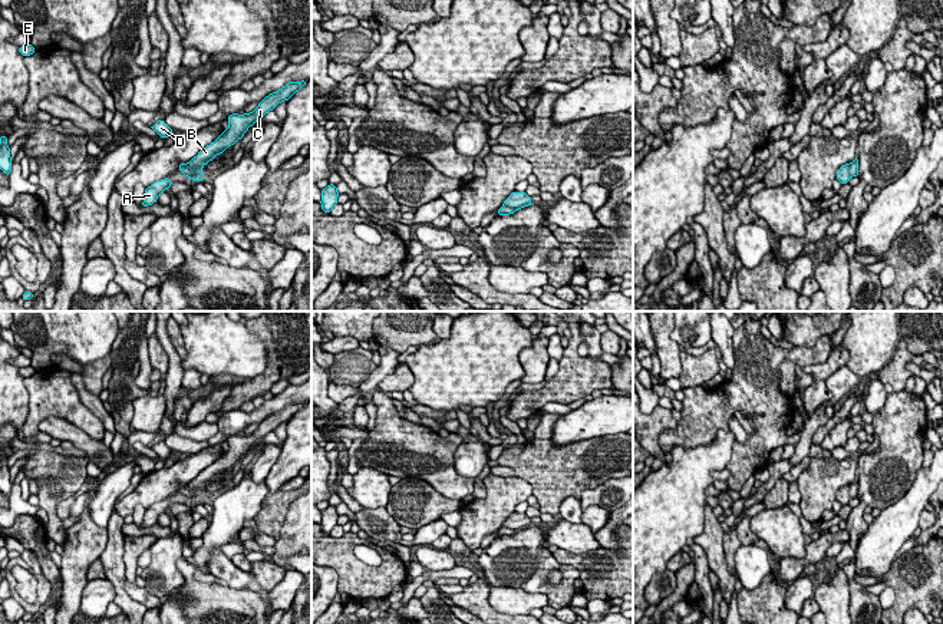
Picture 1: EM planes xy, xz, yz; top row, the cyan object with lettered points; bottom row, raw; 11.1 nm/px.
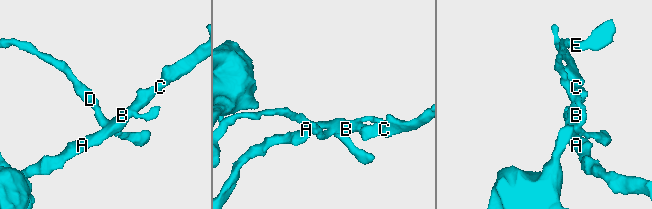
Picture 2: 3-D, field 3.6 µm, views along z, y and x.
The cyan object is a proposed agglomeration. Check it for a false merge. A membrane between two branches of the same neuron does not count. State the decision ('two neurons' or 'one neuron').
two neurons

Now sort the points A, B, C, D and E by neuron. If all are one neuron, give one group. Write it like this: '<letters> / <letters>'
A B C / D E

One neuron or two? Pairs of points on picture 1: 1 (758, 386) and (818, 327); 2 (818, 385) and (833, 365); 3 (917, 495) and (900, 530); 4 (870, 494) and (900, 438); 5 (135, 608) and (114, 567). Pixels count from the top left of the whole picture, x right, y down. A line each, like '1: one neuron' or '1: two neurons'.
1: two neurons
2: one neuron
3: one neuron
4: one neuron
5: one neuron

